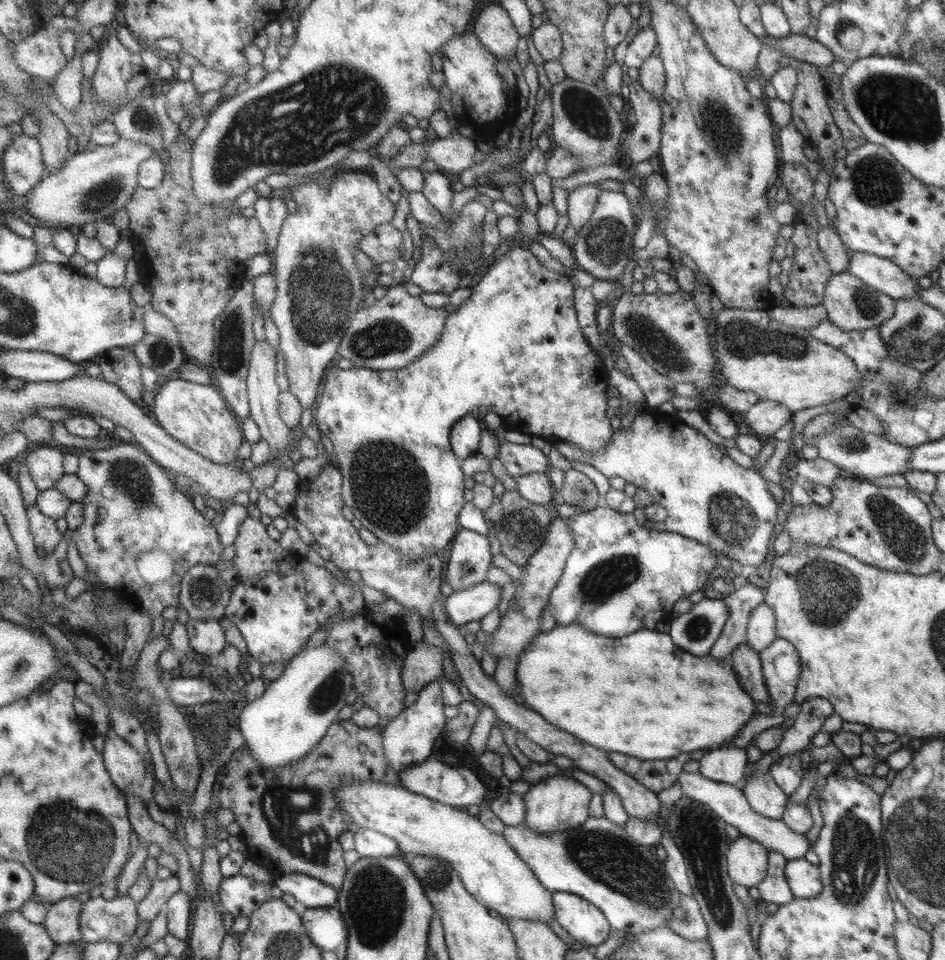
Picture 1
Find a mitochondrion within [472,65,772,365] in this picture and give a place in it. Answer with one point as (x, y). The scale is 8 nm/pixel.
(589, 116)

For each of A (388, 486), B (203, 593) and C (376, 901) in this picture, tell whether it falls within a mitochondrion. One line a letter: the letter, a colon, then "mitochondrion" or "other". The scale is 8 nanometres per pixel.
A: mitochondrion
B: mitochondrion
C: mitochondrion

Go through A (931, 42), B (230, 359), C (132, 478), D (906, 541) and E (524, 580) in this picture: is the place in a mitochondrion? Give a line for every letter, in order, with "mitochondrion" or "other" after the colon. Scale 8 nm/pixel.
A: mitochondrion
B: mitochondrion
C: mitochondrion
D: mitochondrion
E: other

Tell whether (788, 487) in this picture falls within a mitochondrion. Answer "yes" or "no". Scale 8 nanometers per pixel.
no

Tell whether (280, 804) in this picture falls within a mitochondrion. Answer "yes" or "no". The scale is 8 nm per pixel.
yes

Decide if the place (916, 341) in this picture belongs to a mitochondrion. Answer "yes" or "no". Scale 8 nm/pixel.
yes

